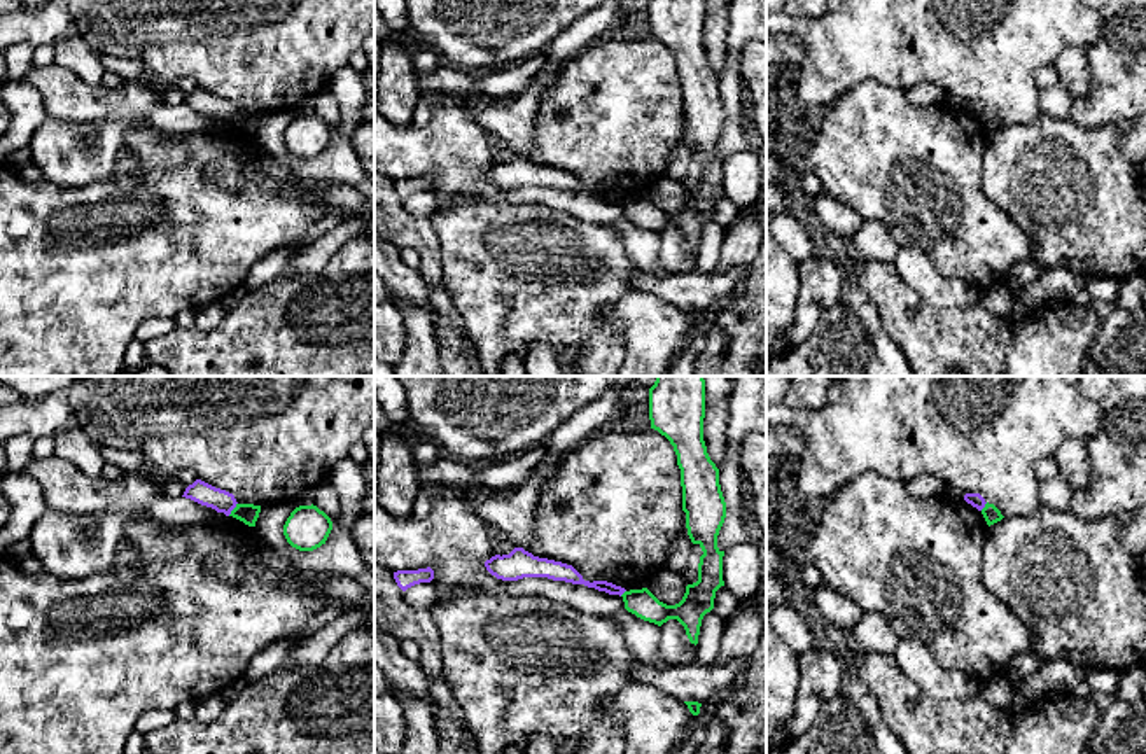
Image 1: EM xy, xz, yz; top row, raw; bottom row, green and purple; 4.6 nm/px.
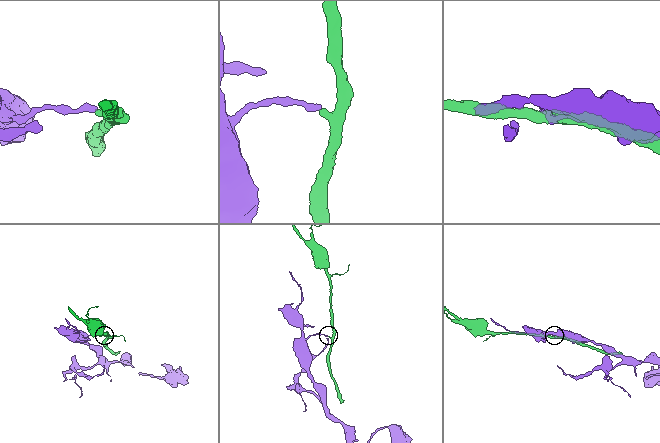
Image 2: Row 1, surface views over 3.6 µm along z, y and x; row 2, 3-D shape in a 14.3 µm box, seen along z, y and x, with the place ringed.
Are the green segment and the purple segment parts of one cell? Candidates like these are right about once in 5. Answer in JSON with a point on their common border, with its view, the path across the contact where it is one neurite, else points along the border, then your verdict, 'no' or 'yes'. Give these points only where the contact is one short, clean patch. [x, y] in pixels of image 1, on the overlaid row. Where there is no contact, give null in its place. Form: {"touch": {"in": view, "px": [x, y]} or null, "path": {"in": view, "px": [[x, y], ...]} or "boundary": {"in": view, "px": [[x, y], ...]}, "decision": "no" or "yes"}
{"touch": {"in": "xy", "px": [233, 509]}, "boundary": {"in": "xy", "px": [[237, 502], [228, 515]]}, "decision": "no"}

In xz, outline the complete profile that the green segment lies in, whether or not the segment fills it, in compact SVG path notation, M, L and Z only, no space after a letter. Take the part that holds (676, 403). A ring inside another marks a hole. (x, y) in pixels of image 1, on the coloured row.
M656 376L649 388L651 429L665 436L677 455L682 486L682 511L693 544L703 551L698 581L686 586L675 605L660 602L647 588L625 591L625 609L661 626L677 619L691 644L698 644L702 619L714 609L716 591L724 586L723 556L717 535L726 518L719 469L703 441L705 380L703 376Z

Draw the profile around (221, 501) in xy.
M196 479L192 485L189 485L182 497L212 507L217 513L224 513L226 516L229 516L238 504L233 493L215 488L201 479Z

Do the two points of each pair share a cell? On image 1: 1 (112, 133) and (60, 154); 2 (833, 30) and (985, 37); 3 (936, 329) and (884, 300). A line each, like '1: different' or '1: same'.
1: same
2: same
3: same

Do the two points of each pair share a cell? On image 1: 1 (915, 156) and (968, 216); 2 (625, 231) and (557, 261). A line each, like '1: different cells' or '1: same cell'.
1: same cell
2: different cells

